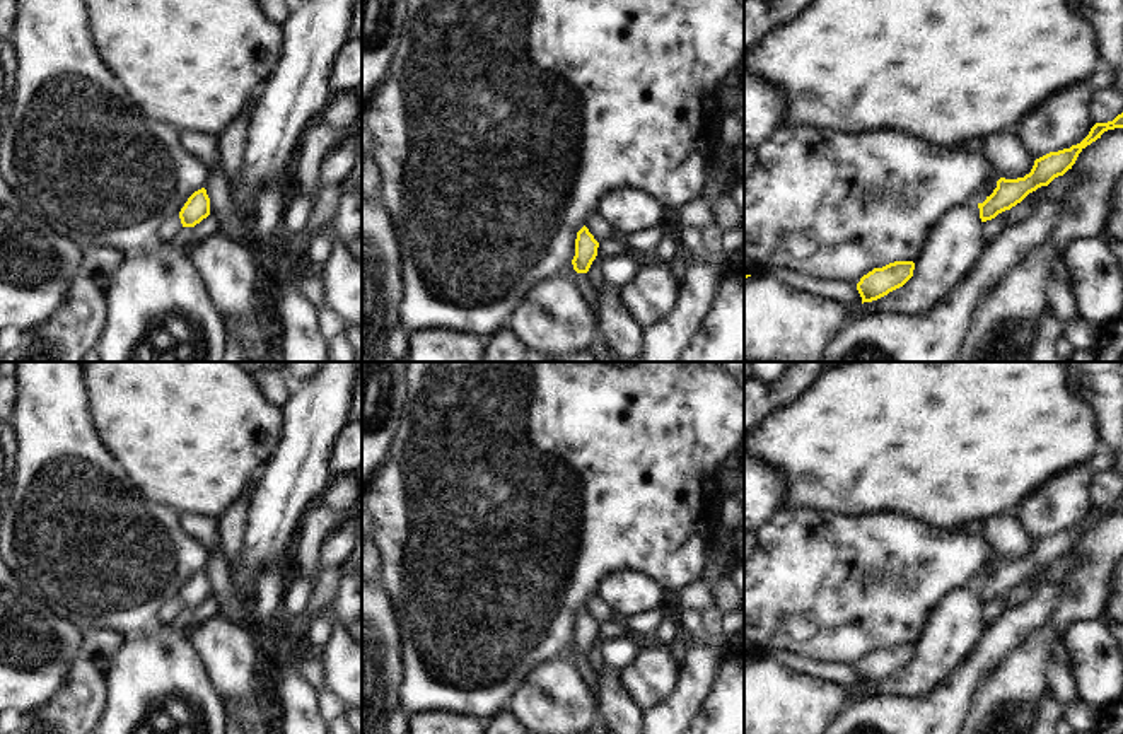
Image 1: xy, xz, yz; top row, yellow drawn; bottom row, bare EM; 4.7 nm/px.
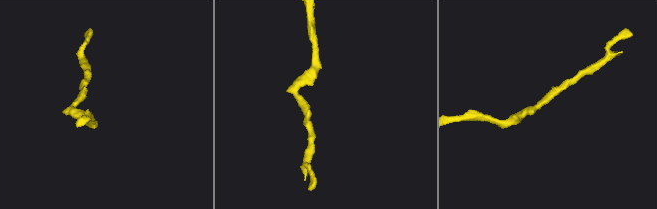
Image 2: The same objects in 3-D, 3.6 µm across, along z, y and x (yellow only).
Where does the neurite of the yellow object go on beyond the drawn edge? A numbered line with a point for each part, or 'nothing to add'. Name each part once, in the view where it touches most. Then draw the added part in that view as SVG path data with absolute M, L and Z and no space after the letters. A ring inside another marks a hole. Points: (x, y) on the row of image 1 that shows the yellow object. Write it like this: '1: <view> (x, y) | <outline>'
nothing to add

